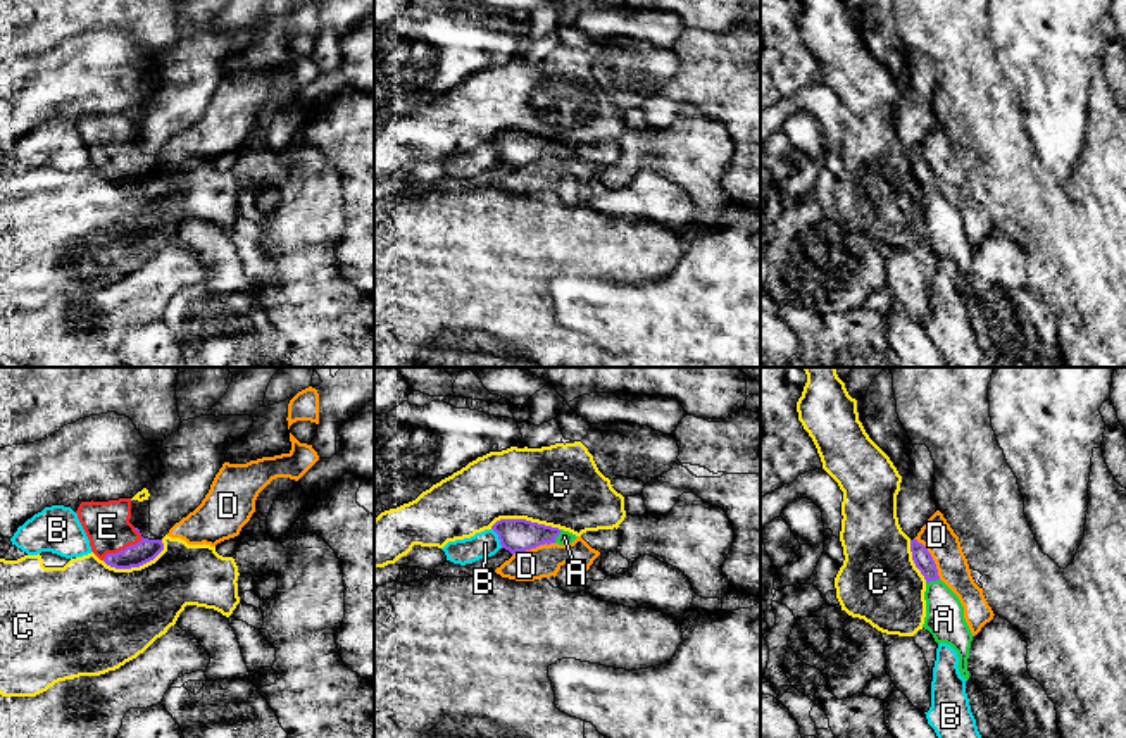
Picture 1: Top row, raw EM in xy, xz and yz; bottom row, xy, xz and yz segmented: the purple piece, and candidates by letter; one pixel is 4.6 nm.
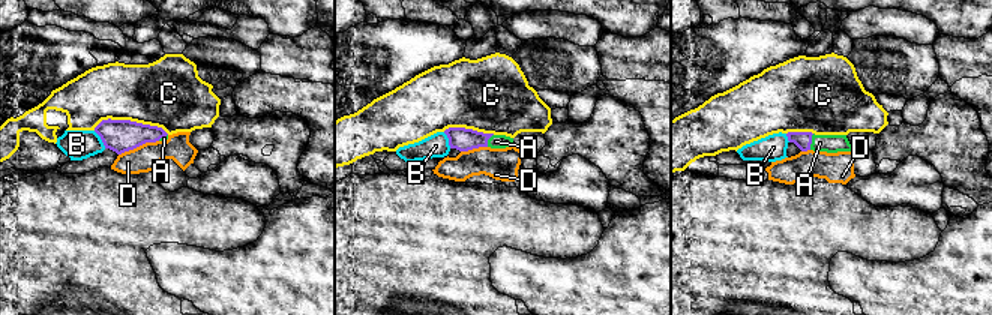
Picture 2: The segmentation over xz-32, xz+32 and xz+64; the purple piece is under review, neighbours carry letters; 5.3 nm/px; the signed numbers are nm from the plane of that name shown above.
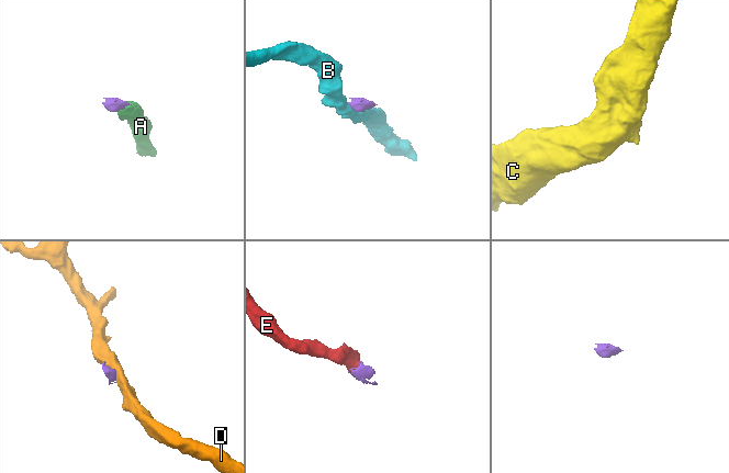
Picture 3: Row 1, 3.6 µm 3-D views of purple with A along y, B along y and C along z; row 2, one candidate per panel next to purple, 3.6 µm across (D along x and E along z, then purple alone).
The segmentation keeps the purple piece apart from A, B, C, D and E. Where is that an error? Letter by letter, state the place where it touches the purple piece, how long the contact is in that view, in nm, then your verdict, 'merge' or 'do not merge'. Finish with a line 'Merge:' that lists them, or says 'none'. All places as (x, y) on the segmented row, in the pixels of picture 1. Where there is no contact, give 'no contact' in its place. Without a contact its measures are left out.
A: contact xz (557, 535); length 70 nm; merge
B: contact xz (499, 538); length 110 nm; do not merge
C: contact xz (525, 519); length 320 nm; do not merge
D: contact yz (932, 557); length 220 nm; do not merge
E: contact xy (125, 549); length 220 nm; merge
Merge: A, E

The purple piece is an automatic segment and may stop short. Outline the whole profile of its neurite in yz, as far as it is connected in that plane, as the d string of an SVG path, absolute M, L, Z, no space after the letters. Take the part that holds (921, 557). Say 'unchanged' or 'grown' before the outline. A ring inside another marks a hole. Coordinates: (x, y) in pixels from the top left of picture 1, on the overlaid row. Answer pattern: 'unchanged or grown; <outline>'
grown; M910 540L910 552L916 567L926 579L926 617L923 628L935 641L950 645L959 657L959 672L969 679L967 659L973 633L964 619L964 607L959 597L940 579L936 564L928 548L917 540Z

